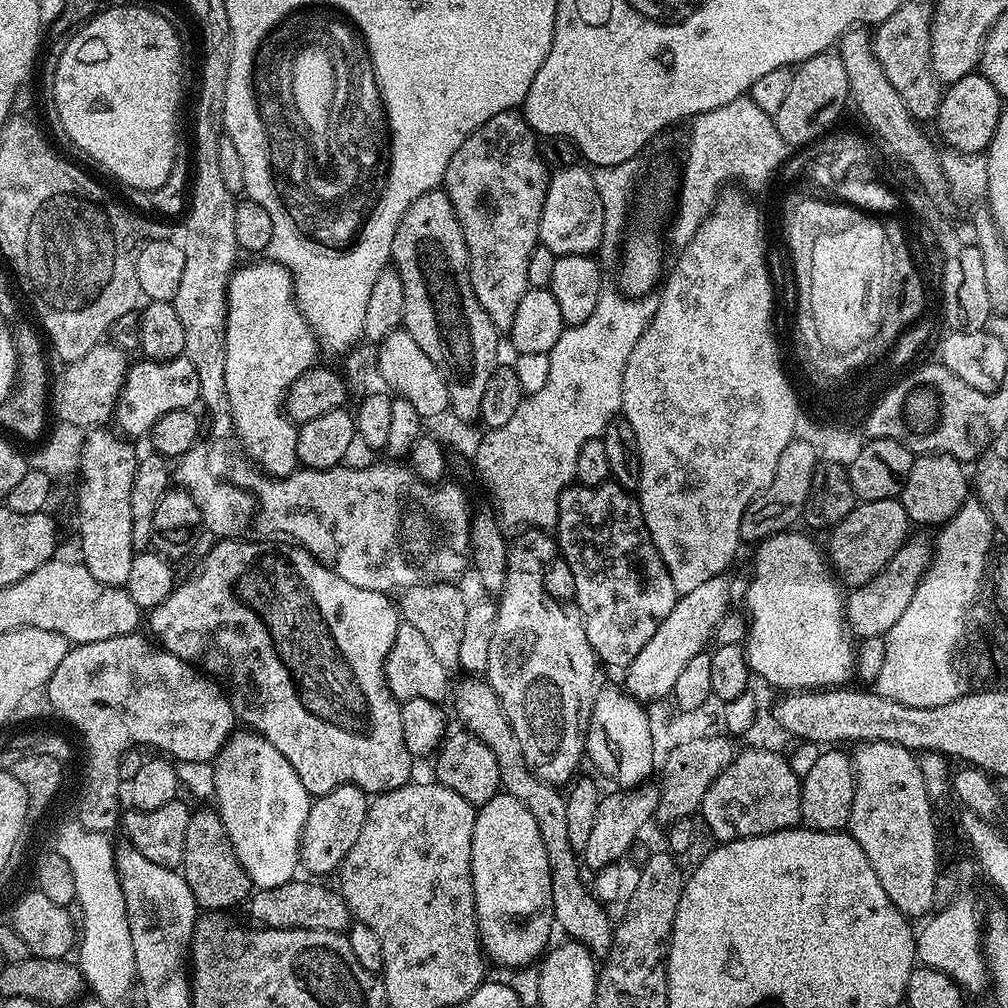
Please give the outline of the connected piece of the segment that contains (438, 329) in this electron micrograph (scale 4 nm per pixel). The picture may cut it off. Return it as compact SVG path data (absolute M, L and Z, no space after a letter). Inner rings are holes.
M443 190L422 194L422 198L418 198L406 210L394 234L391 263L396 269L396 275L402 278L404 291L402 328L414 338L423 353L441 372L449 390L448 407L451 412L458 418L475 421L480 414L486 382L490 382L490 374L494 374L494 370L498 367L496 360L498 333L494 322L490 322L486 310L482 310L470 286L466 238L462 234L462 226L458 222L454 206Z

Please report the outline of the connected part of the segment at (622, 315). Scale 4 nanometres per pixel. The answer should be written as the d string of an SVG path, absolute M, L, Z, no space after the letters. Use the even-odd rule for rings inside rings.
M605 290L594 306L594 314L586 322L565 327L564 333L549 350L550 375L542 390L525 395L523 402L514 410L506 426L487 429L474 457L476 468L480 471L492 496L496 499L495 511L505 525L513 524L516 530L552 530L558 518L558 498L576 479L578 450L587 440L599 440L606 426L622 409L622 378L626 370L626 358L630 350L642 338L646 326L656 313L657 297L625 296L619 290Z

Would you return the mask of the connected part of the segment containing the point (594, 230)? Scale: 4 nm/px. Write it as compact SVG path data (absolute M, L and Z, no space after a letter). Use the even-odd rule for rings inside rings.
M580 164L555 169L548 177L546 202L542 202L540 243L558 257L566 254L591 256L603 242L604 207L598 198L598 190L594 190L591 171Z

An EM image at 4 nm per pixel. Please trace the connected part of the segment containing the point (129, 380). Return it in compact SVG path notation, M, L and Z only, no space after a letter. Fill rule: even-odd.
M175 356L172 360L150 360L140 358L133 363L124 376L124 385L116 398L114 424L125 437L147 437L152 431L154 422L162 418L162 414L170 414L170 410L191 409L200 399L198 390L198 373L188 361L188 357Z

